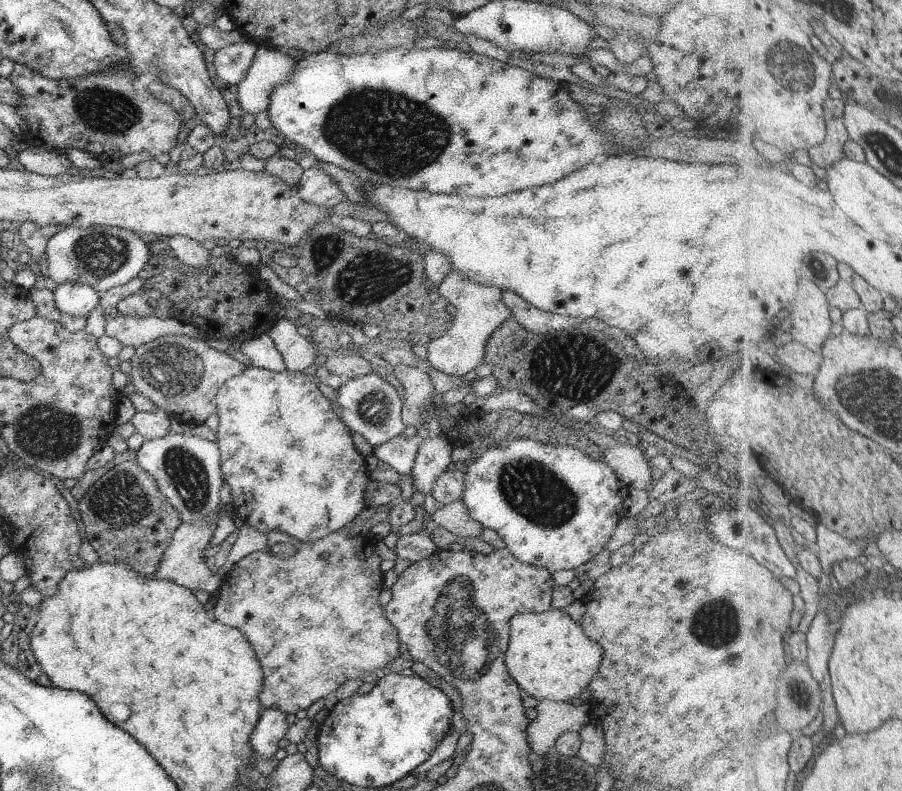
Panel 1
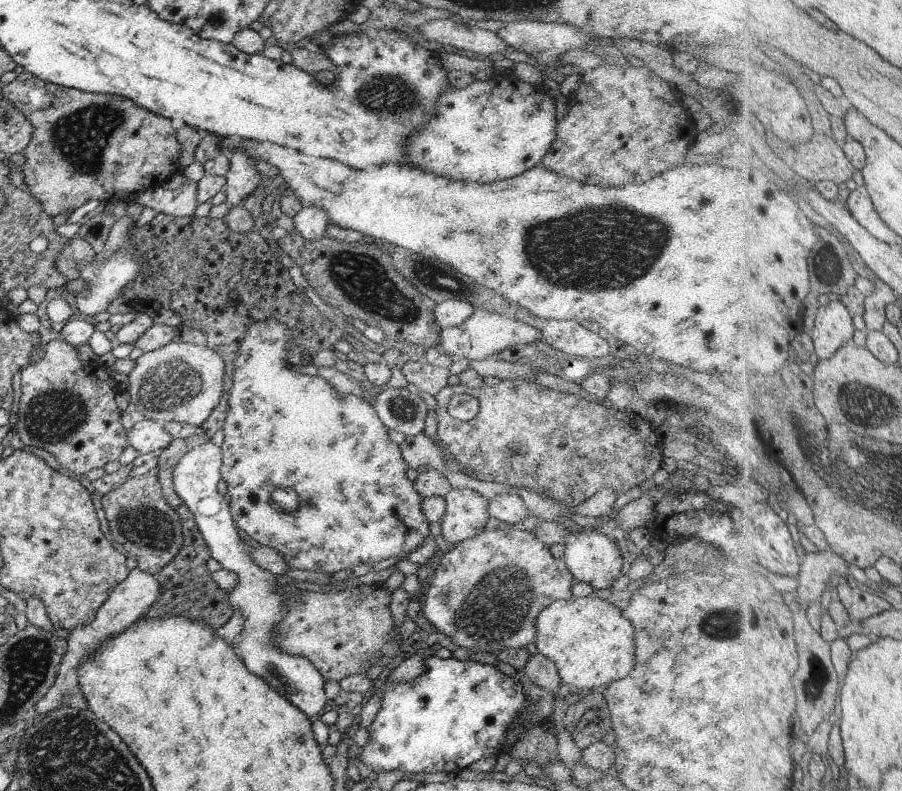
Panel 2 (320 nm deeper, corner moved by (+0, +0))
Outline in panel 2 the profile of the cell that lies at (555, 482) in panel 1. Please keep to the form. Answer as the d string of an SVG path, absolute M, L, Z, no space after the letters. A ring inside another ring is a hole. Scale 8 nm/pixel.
M580 529L579 533L569 534L562 545L564 557L561 560L573 575L575 582L587 582L594 591L597 591L601 588L610 588L613 580L619 578L623 557L617 546L603 534L596 534L594 530Z

